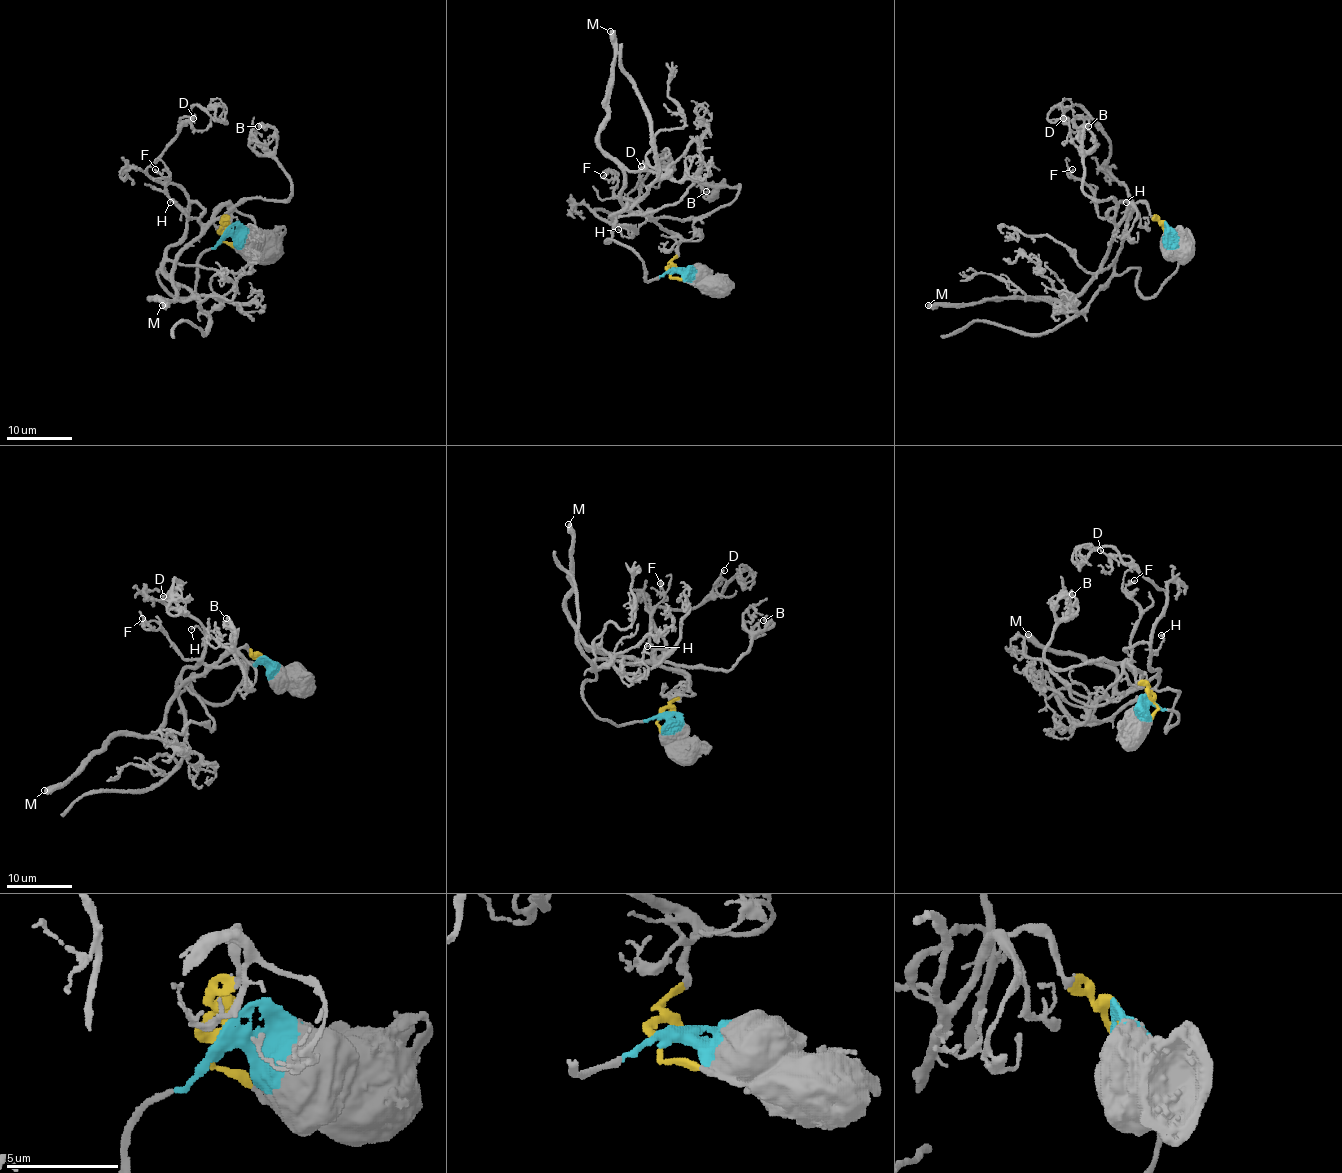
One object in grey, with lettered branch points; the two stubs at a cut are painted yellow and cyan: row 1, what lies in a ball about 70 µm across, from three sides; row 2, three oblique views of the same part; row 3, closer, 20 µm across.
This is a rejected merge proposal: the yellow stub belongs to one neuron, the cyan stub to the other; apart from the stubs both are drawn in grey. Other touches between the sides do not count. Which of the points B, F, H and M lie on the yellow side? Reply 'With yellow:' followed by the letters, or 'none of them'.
With yellow: B, F, H, M

